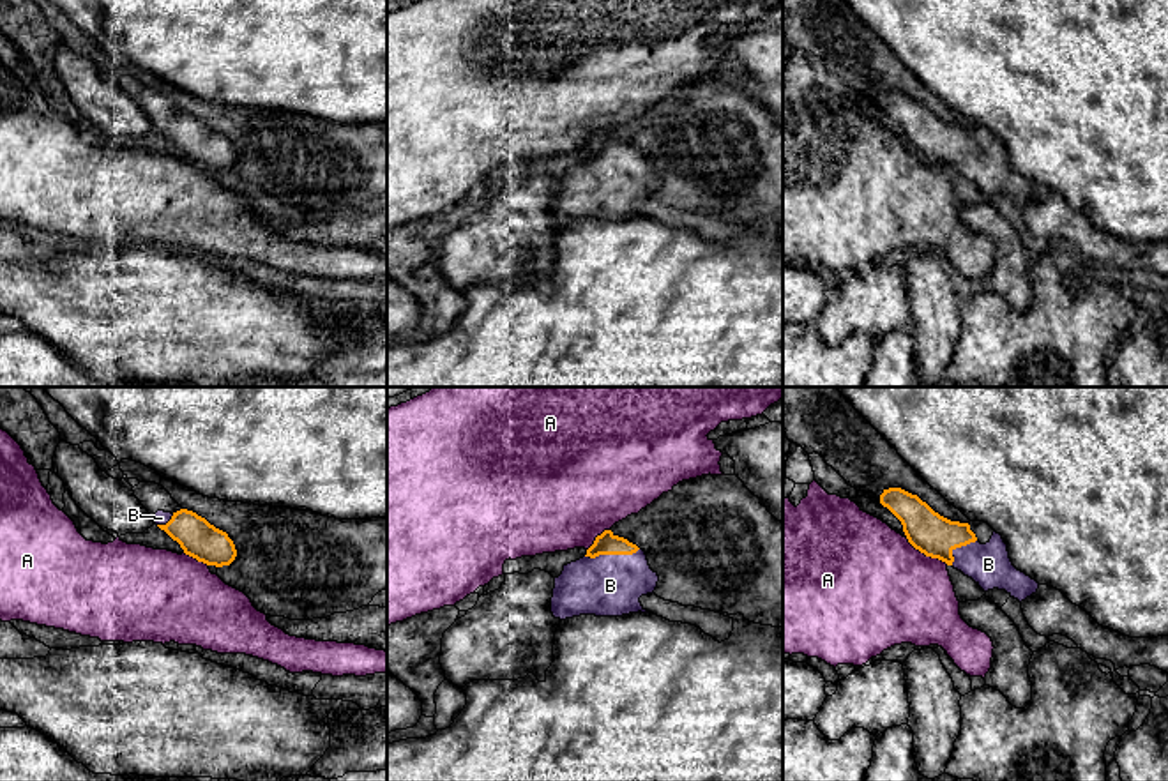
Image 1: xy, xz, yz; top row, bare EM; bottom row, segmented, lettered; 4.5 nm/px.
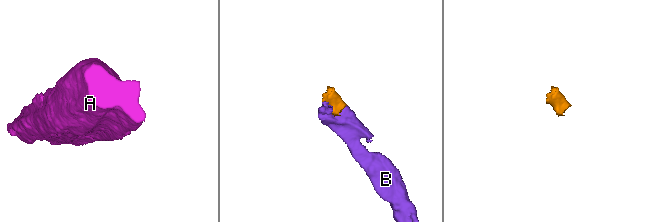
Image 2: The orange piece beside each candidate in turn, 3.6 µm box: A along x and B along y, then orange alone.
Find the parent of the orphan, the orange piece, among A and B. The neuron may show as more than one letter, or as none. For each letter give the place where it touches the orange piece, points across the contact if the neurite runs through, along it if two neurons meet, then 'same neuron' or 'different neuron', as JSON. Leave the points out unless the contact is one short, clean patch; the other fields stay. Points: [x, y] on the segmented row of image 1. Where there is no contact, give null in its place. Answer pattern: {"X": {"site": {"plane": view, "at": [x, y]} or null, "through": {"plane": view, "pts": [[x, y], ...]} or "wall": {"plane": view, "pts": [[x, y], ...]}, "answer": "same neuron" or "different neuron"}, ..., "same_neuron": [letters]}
{"A": {"site": {"plane": "yz", "at": [926, 555]}, "wall": {"plane": "yz", "pts": [[905, 538], [926, 555], [948, 564]]}, "answer": "different neuron"}, "B": {"site": {"plane": "xz", "at": [612, 553]}, "answer": "same neuron"}, "same_neuron": ["B"]}

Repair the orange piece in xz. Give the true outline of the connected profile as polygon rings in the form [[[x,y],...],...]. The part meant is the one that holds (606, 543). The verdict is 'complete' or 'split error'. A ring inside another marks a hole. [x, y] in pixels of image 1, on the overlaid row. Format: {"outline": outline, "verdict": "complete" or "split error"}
{"outline": [[[604,530],[583,558],[564,565],[555,578],[551,613],[560,620],[648,613],[640,597],[654,594],[657,581],[643,550]]], "verdict": "split error"}

